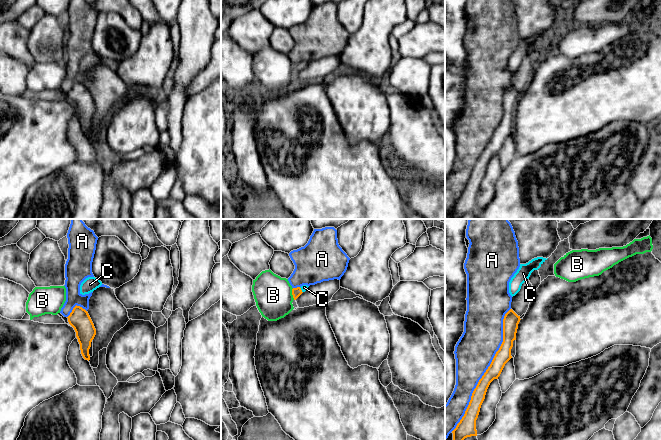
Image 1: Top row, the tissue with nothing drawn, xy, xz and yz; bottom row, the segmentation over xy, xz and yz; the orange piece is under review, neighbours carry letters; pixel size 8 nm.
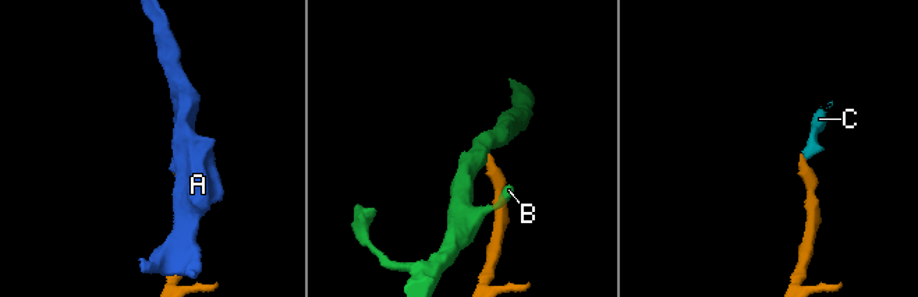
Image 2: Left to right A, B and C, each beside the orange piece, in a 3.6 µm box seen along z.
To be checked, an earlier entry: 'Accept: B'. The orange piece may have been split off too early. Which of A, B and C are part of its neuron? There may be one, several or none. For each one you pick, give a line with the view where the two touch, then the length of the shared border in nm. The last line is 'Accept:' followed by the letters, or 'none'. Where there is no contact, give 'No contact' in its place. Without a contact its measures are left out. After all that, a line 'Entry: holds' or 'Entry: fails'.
C: Touches orange in xz. Shared border 50 nm
Accept: C
Entry: fails

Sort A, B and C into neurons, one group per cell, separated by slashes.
A / B / C

